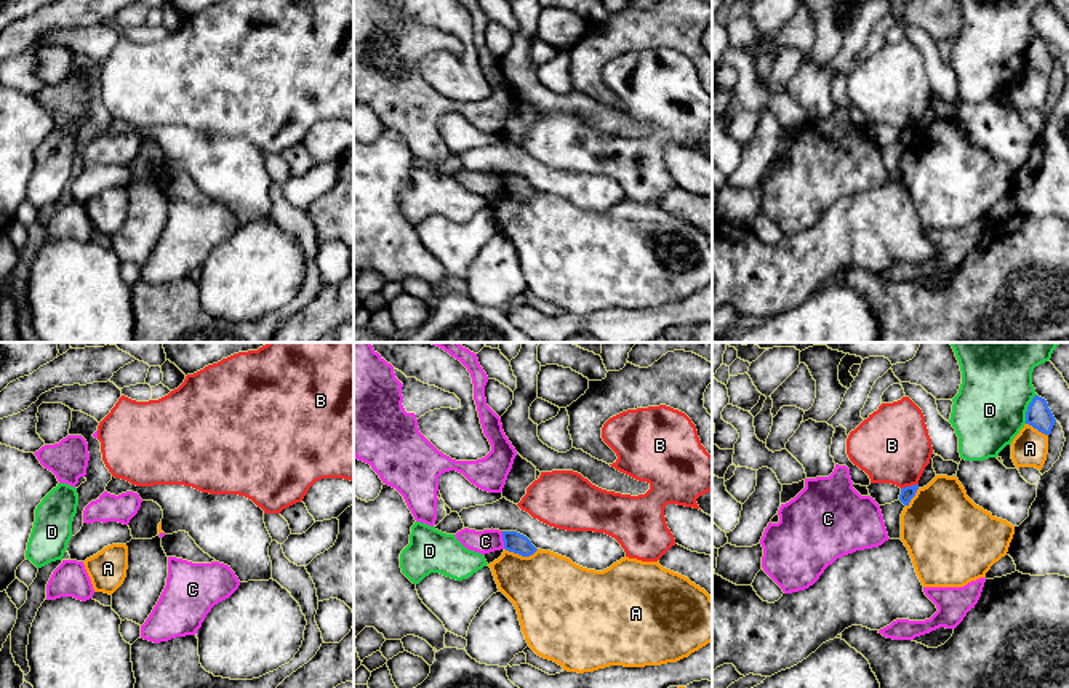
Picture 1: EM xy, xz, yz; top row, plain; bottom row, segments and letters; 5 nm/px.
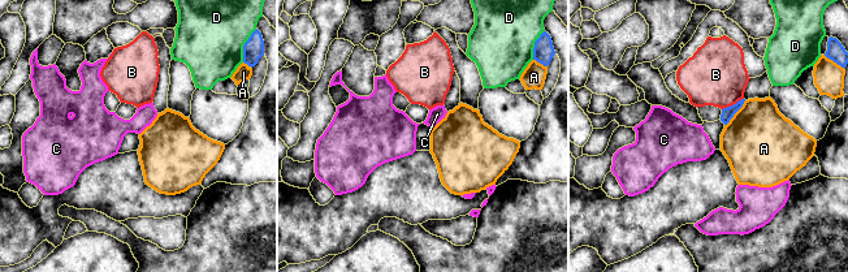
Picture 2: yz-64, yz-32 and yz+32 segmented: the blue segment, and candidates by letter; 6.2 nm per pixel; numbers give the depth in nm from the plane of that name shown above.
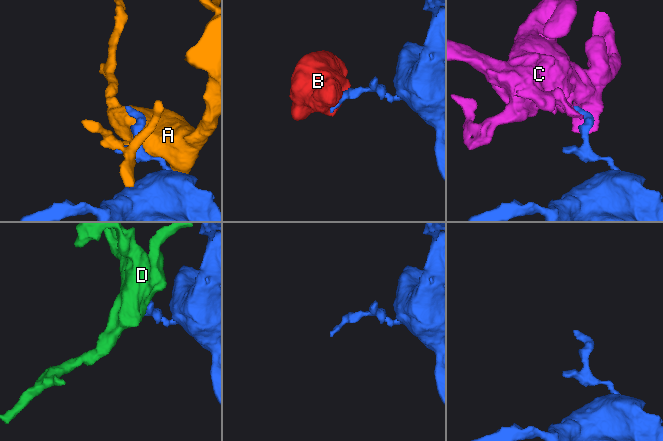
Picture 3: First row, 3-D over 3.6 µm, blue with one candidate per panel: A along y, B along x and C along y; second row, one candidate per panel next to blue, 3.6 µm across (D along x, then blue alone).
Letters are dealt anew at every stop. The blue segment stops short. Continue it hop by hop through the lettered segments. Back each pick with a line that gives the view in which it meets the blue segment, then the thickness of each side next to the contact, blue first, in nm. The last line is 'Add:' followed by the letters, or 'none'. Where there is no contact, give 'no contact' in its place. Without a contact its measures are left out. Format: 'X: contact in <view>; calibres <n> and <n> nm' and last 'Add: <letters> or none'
Add: none

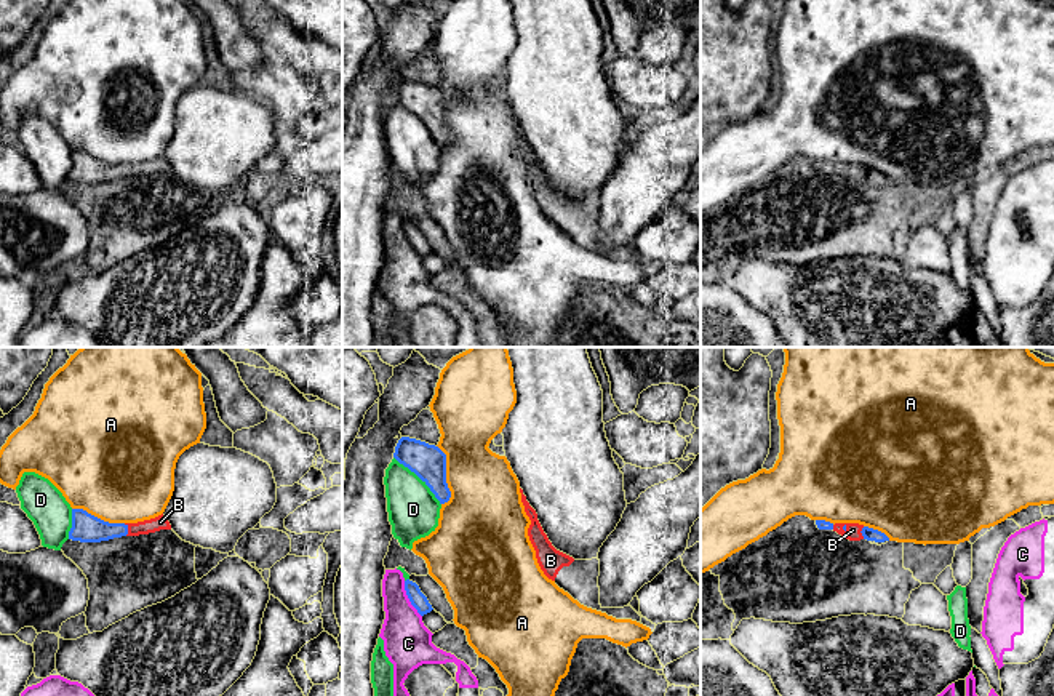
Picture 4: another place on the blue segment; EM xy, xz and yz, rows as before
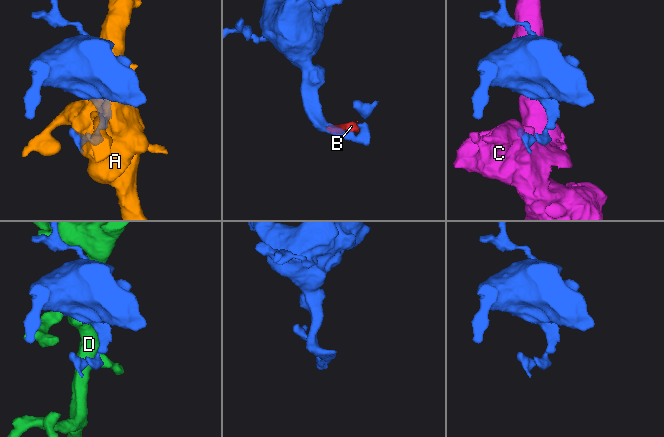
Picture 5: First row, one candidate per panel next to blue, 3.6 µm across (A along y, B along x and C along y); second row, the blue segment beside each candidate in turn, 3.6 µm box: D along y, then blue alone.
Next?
B: contact in xy; calibres 140 and 70 nm
Add: B

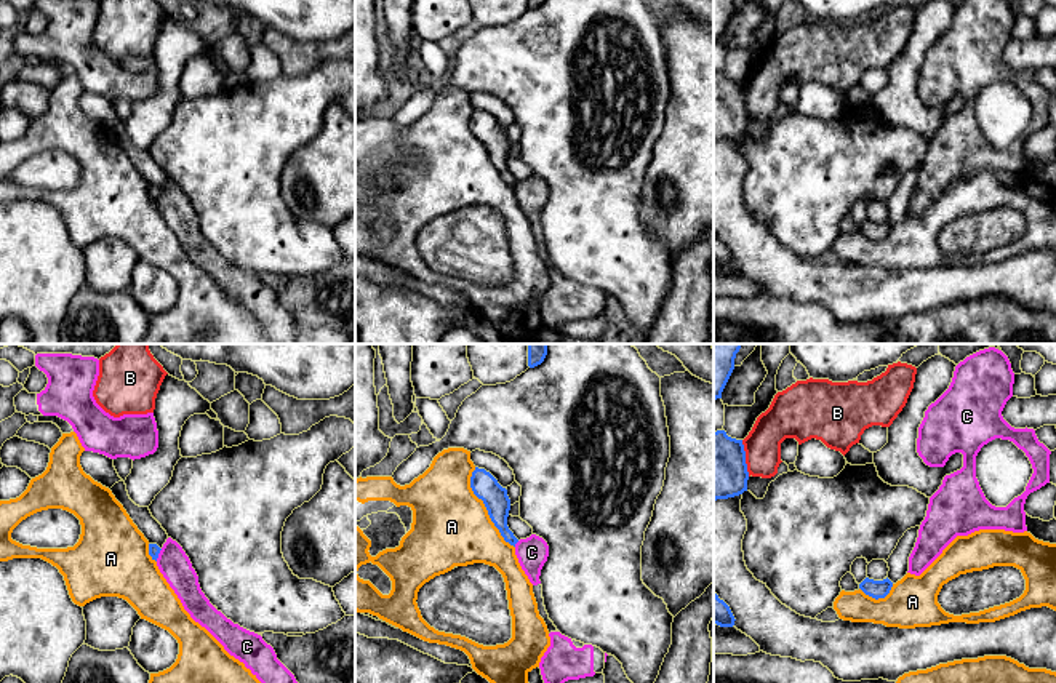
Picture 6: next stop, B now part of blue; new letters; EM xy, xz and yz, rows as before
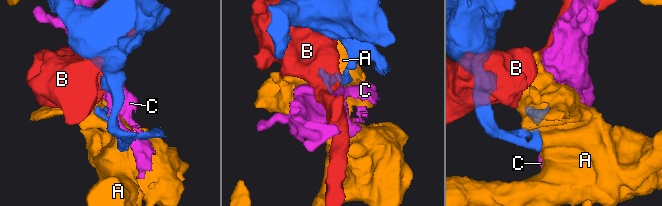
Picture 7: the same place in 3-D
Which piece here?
Add: none

